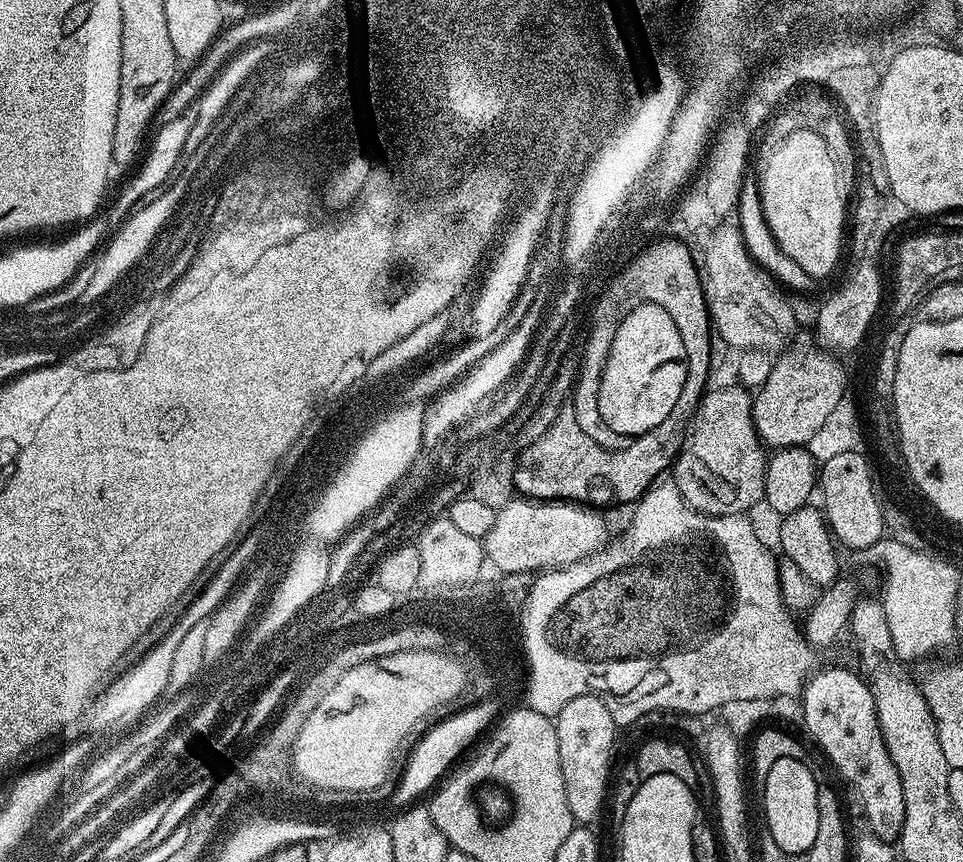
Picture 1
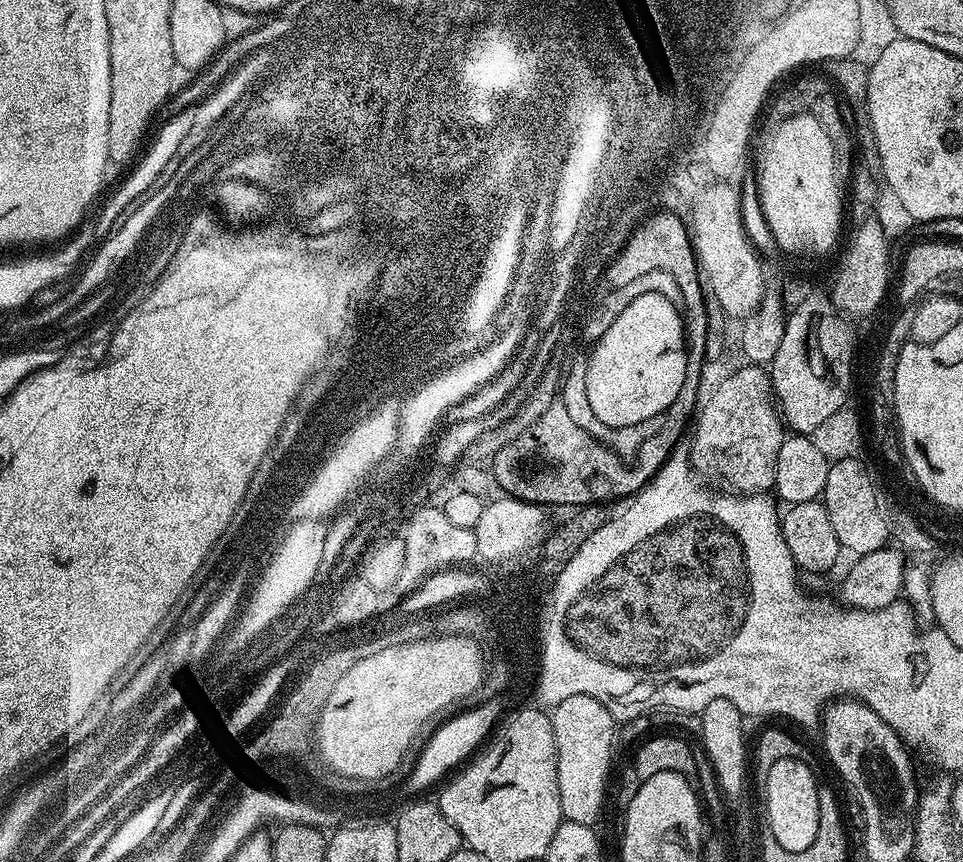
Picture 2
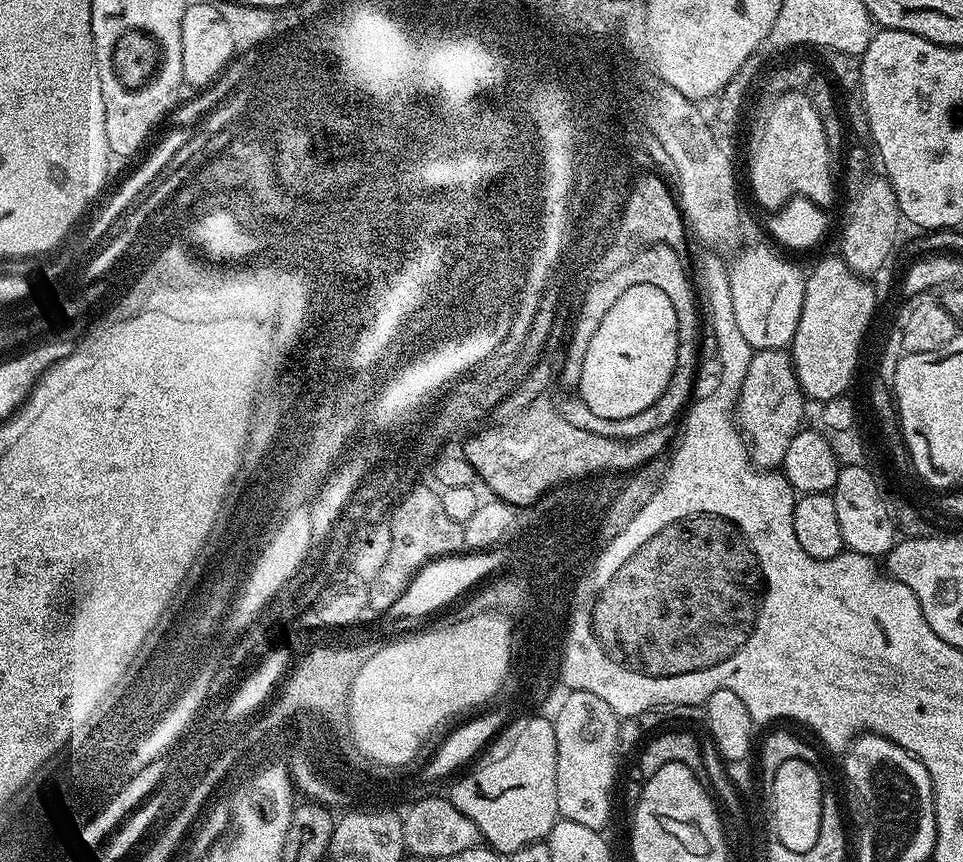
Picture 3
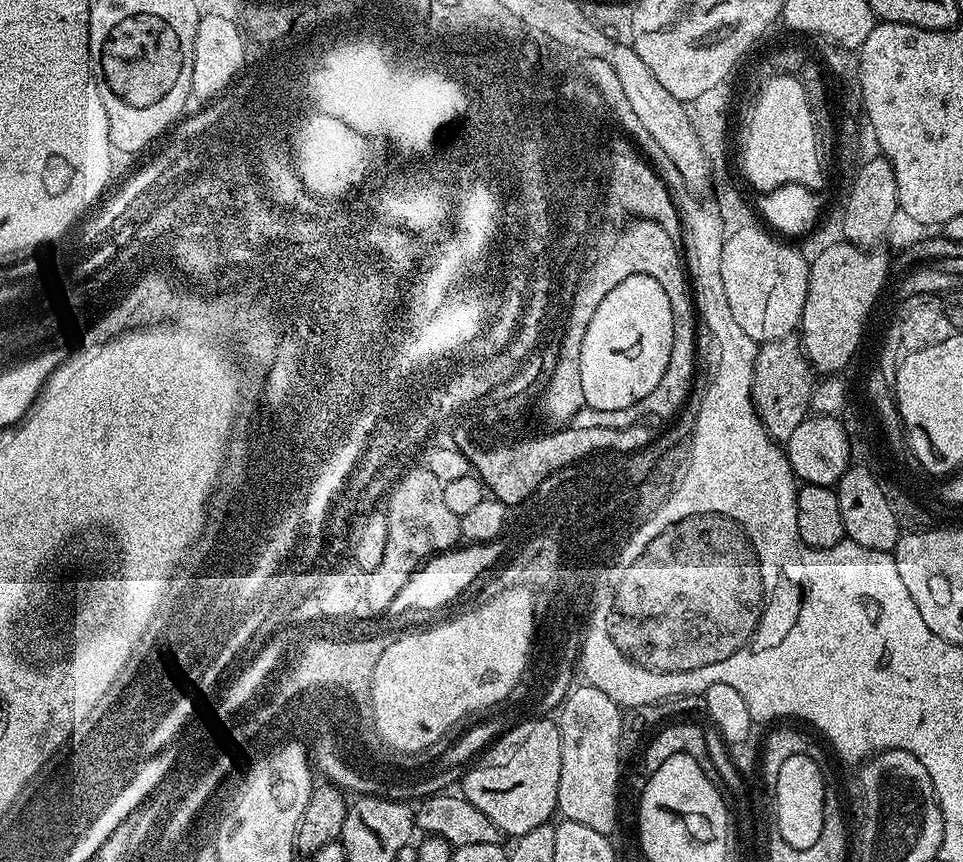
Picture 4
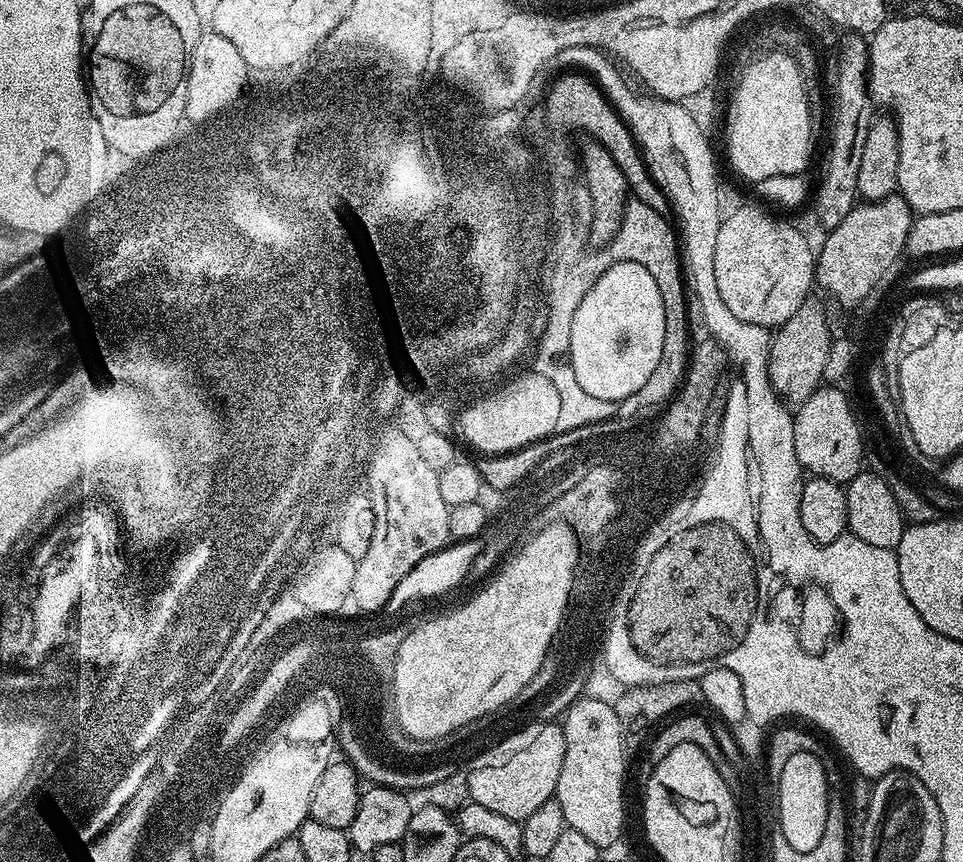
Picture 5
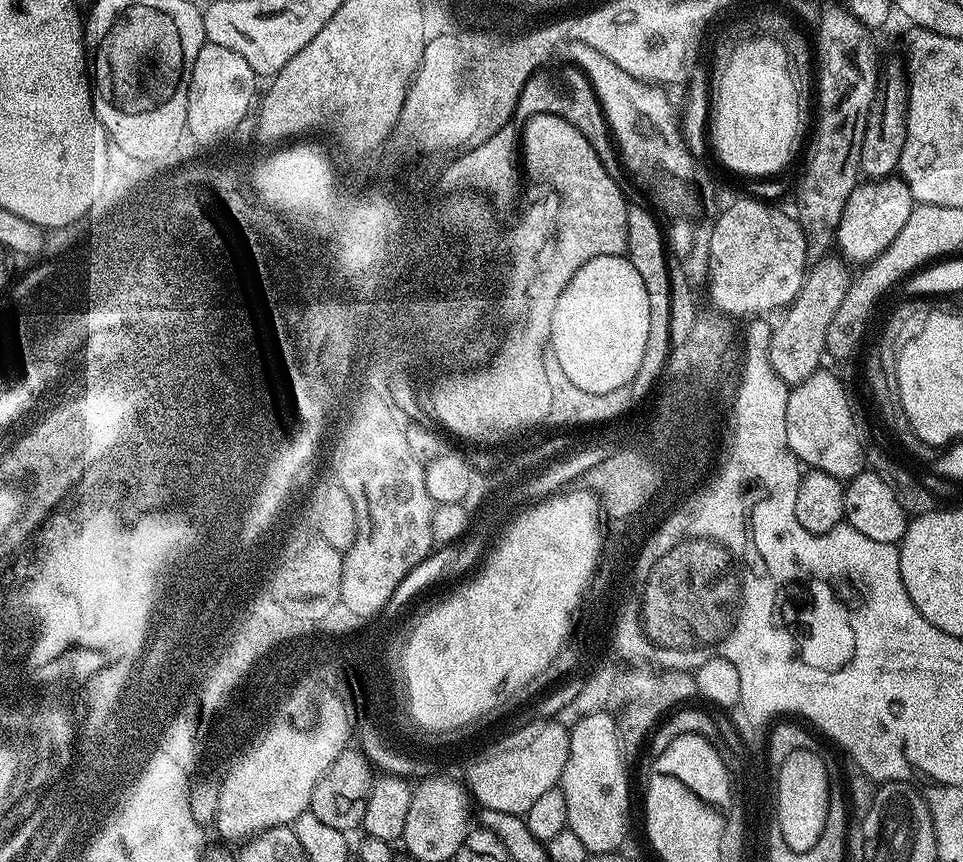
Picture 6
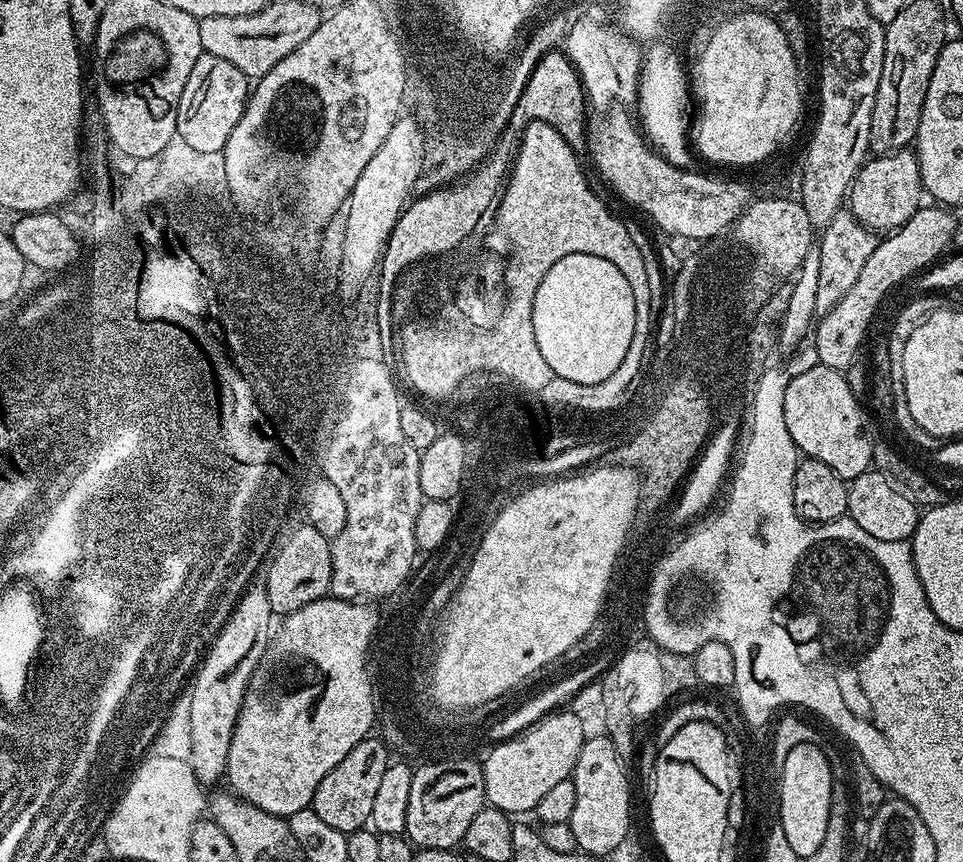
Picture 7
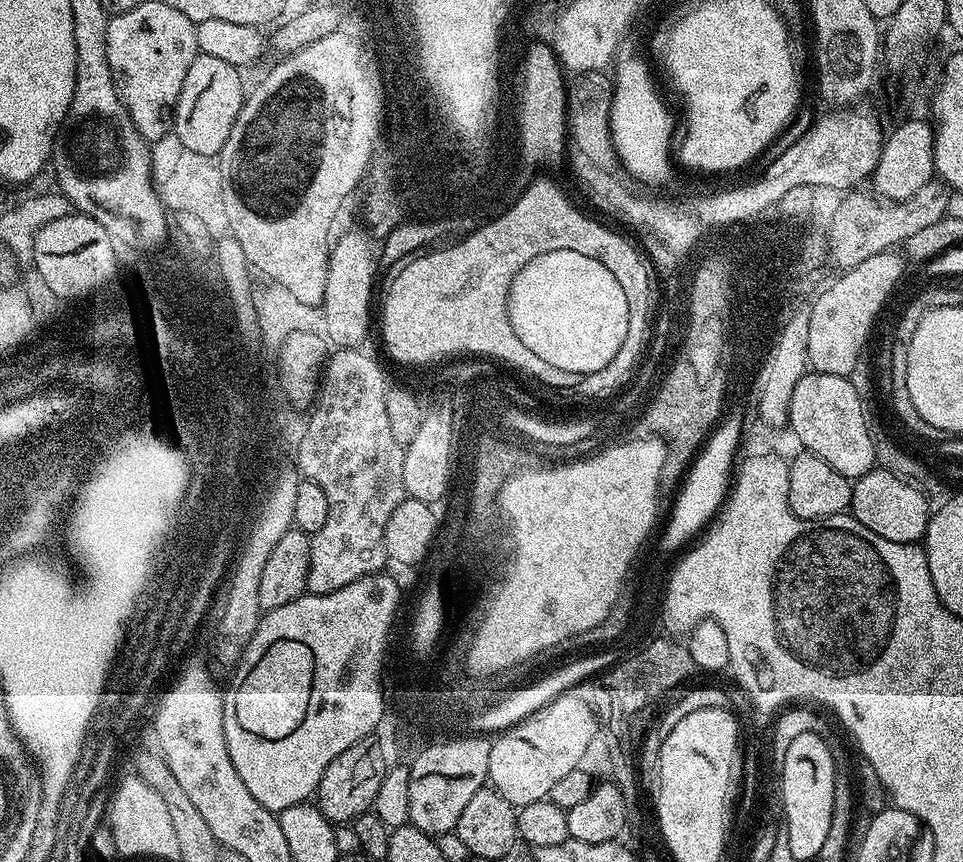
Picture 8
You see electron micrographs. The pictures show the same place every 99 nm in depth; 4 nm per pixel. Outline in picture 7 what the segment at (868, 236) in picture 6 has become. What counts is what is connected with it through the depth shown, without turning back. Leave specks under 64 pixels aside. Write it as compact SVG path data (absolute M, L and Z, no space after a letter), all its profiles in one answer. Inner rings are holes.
M915 151L891 152L885 156L873 155L871 158L865 159L864 164L860 167L859 174L854 178L852 187L846 197L846 208L847 211L854 214L858 223L866 226L869 230L881 230L880 228L895 230L903 226L922 206L920 196L922 197L923 192L924 183L920 177L920 167Z

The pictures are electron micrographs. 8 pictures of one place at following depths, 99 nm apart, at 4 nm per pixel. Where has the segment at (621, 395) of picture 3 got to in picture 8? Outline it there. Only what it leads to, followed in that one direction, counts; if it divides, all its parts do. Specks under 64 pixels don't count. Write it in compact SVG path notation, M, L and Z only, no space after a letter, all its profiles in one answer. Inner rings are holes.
M550 250L538 258L531 260L525 268L512 278L512 285L508 288L508 298L506 301L508 309L508 321L514 334L528 344L528 350L538 354L539 358L548 362L551 366L558 366L561 370L573 371L574 374L589 375L591 372L601 370L618 353L618 348L622 344L622 338L626 338L626 322L628 321L628 296L622 291L622 286L618 286L618 278L606 270L604 261L595 260L586 254L578 254L578 250Z

